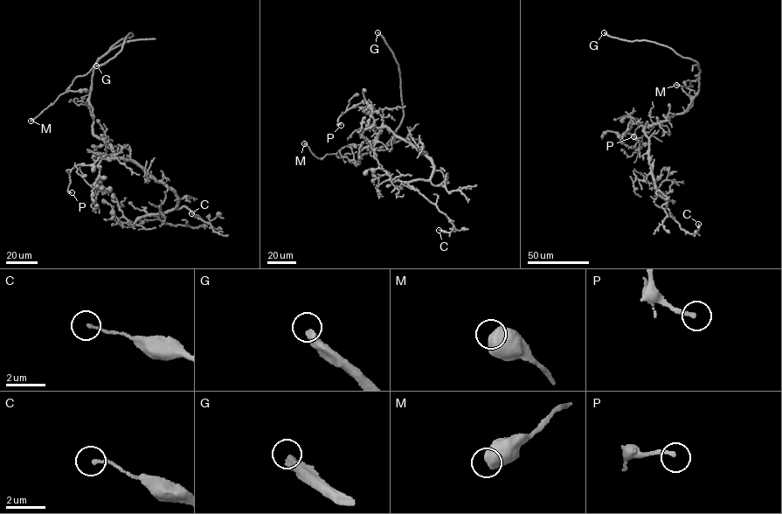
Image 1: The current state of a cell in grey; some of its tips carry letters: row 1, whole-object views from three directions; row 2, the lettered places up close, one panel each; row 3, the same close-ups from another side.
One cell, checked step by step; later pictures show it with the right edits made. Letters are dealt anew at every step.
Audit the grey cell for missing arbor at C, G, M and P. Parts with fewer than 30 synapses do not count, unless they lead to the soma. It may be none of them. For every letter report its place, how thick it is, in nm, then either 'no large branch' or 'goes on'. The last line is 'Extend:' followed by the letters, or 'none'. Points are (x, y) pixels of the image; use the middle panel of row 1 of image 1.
C: at (439, 230); 150 nm thick; no large branch
G: at (377, 32); 400 nm thick; goes on
M: at (304, 143); 700 nm thick; no large branch
P: at (341, 125); 200 nm thick; no large branch
Extend: G

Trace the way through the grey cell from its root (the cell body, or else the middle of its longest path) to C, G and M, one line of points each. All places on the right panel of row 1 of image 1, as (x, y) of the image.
C: (667, 119), (644, 129), (651, 174), (680, 227), (695, 234), (698, 224)
G: (667, 119), (686, 110), (698, 90), (698, 62), (654, 42), (628, 41), (604, 32)
M: (667, 119), (687, 108), (698, 90), (699, 74), (695, 75), (697, 79), (691, 81), (690, 86), (676, 85)

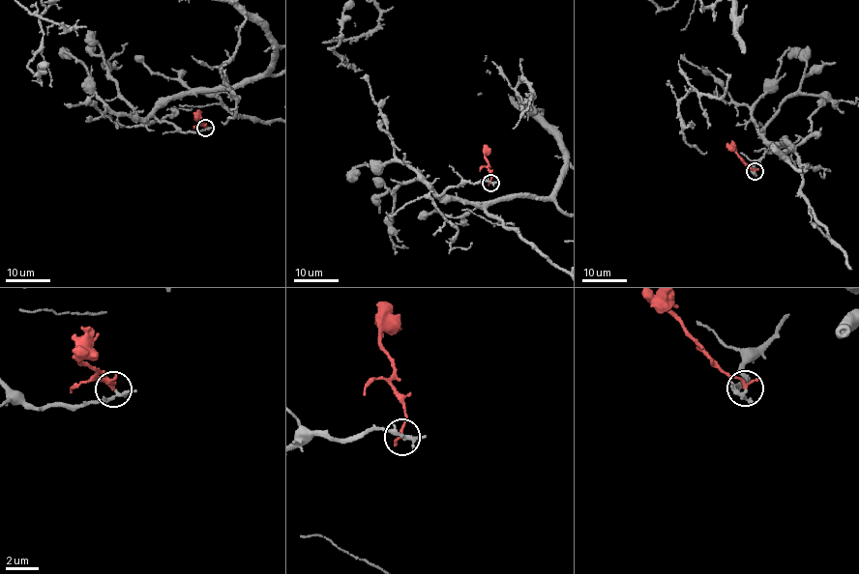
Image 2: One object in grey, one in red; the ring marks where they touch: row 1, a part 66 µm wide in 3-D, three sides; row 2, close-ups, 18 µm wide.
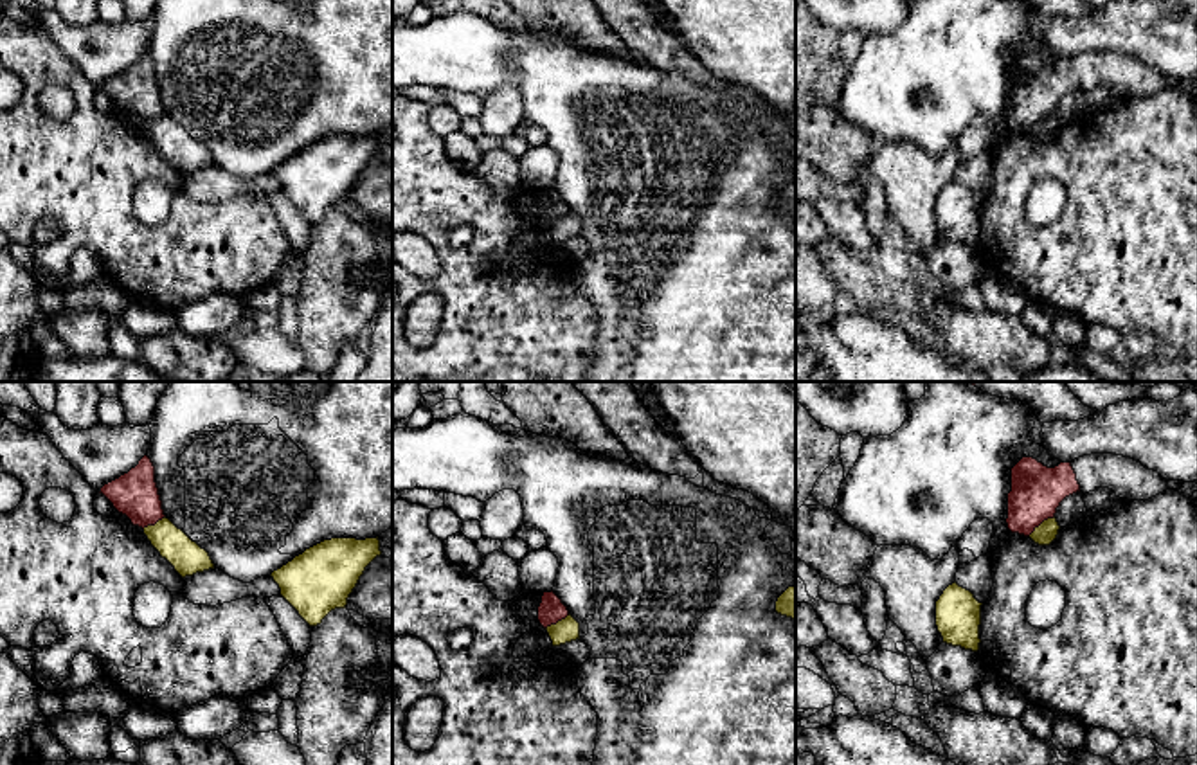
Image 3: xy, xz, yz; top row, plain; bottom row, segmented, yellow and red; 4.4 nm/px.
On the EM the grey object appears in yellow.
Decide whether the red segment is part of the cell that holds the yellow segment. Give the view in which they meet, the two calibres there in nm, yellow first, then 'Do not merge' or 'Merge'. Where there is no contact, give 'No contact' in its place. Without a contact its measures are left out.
Touches yellow in yz. Thickness 90 nm (yellow) against 220 nm. Do not merge

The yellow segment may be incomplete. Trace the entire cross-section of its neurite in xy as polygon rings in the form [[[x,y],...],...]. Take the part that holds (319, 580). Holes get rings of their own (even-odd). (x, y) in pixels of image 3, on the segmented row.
[[[378,536],[331,538],[306,549],[270,576],[299,616],[317,626],[331,610],[346,608],[365,567],[380,554]]]

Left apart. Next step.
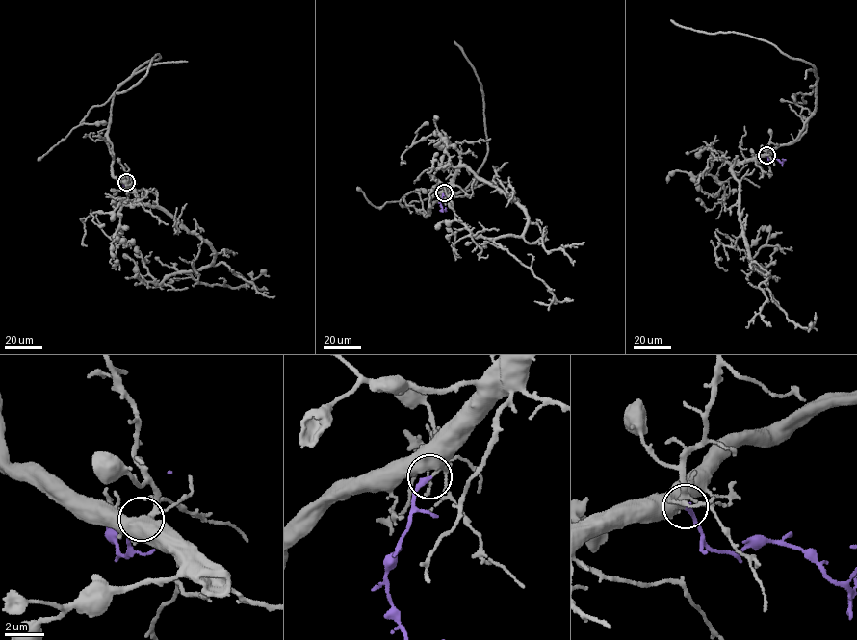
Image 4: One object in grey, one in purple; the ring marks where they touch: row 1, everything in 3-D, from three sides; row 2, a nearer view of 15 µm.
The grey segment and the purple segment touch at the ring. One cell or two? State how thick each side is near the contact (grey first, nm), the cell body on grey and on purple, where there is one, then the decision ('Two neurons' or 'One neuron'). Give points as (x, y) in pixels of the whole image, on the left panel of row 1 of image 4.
Thickness 240 nm (grey) against 260 nm. Soma of grey: none. Soma of purple: none. One neuron

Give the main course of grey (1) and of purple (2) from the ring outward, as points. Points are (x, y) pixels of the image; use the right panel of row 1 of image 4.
1: (766, 155), (794, 140), (816, 108), (814, 65), (782, 53), (768, 42), (740, 34), (697, 31), (671, 19)
2: (766, 155), (781, 163), (785, 159)

